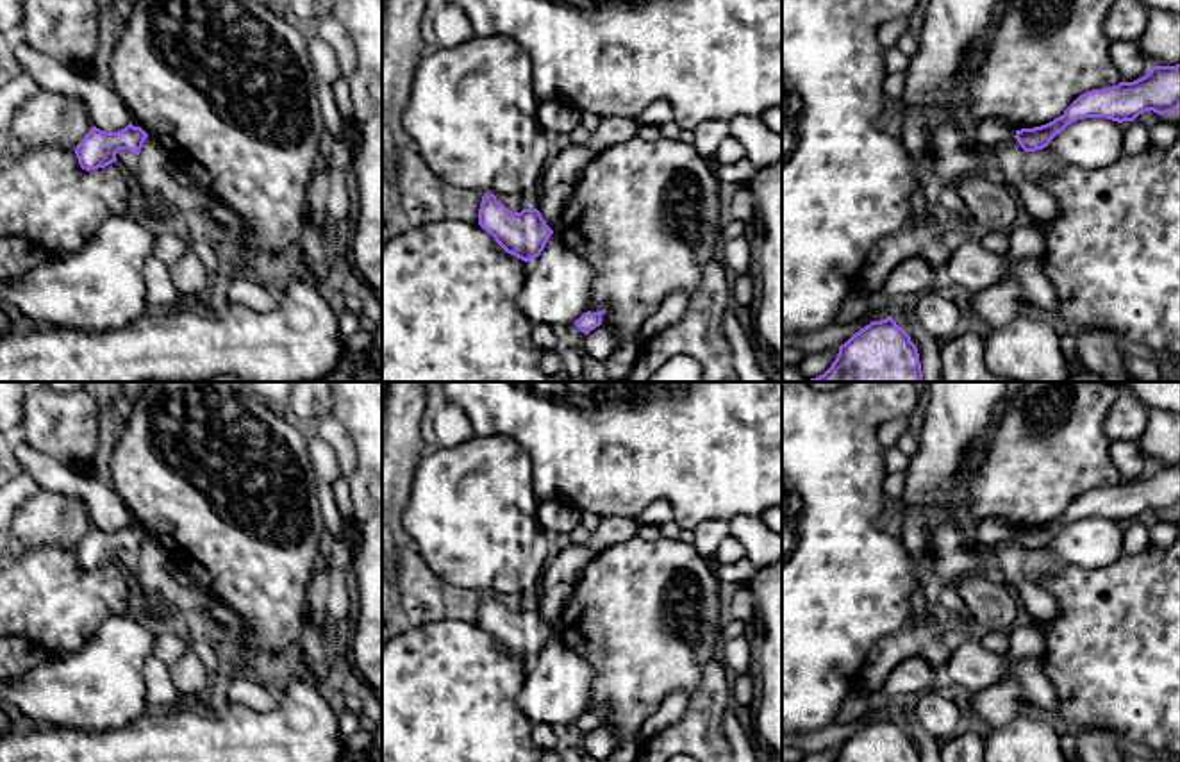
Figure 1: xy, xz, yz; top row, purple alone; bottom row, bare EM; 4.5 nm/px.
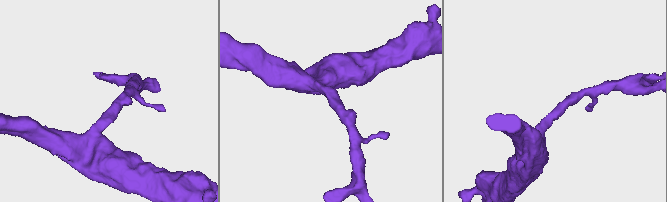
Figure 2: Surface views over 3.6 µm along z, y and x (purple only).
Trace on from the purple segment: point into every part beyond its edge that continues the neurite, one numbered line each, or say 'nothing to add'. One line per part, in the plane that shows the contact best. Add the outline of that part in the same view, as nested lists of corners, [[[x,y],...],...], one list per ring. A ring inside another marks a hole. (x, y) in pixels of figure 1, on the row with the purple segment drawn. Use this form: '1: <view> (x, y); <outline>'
nothing to add

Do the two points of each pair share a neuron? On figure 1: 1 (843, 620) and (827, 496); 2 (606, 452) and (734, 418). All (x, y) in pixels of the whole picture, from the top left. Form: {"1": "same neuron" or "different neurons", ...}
{"1": "same neuron", "2": "same neuron"}

